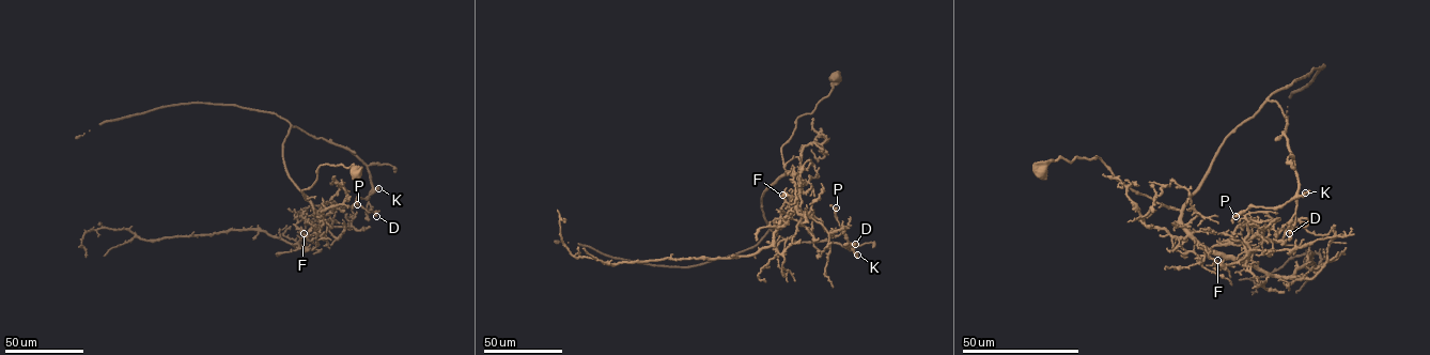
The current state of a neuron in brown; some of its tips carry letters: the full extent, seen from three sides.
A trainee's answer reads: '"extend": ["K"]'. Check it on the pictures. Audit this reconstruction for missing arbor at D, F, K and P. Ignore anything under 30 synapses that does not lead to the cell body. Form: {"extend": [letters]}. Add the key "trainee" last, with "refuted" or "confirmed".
{"extend": [], "trainee": "refuted"}

